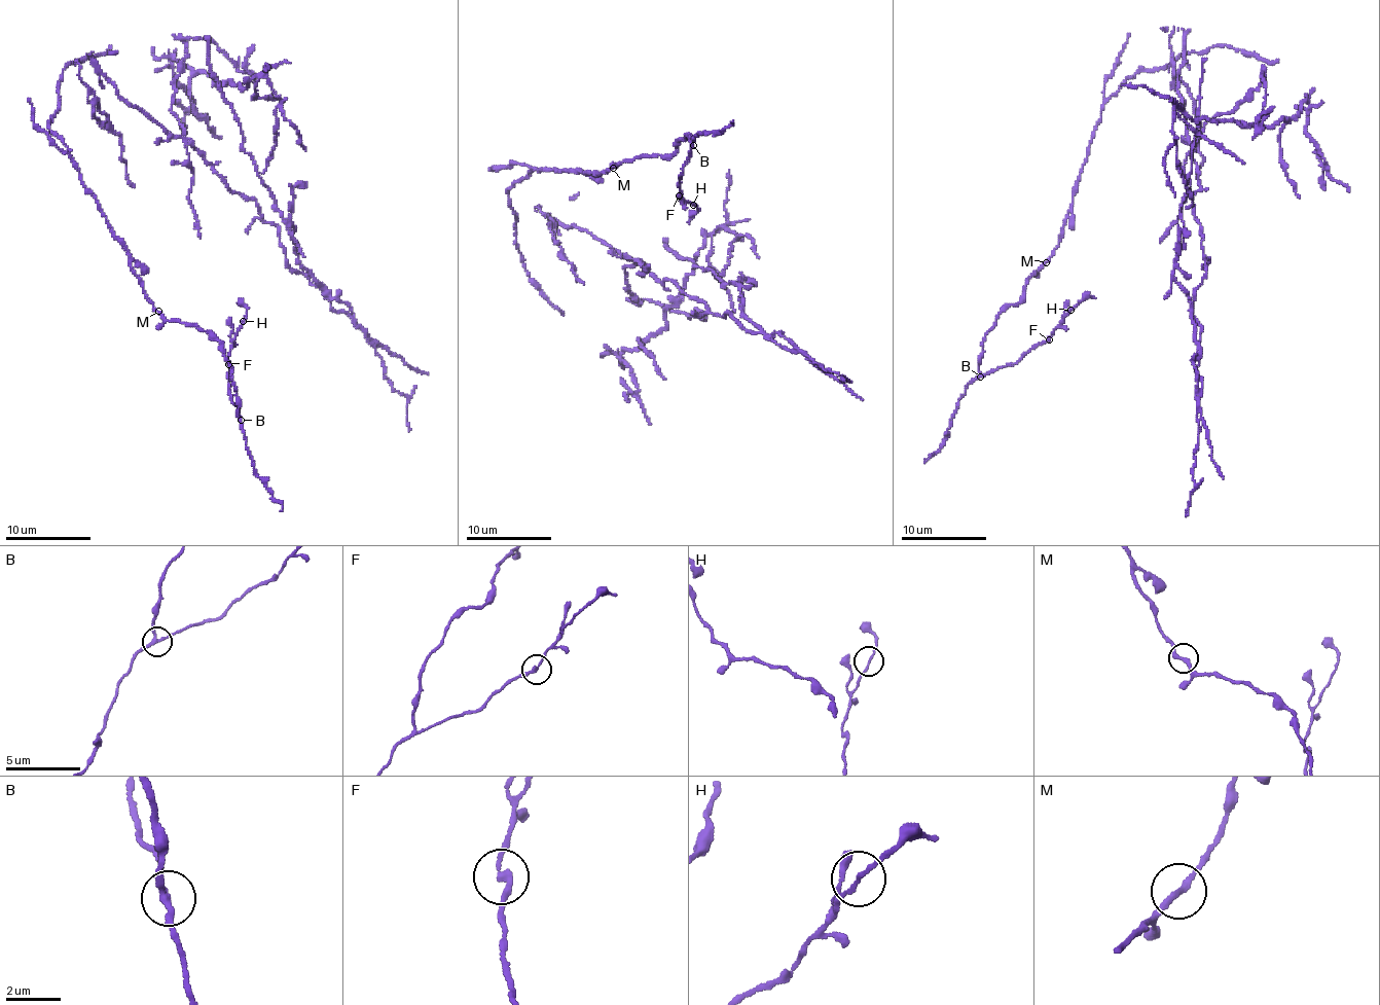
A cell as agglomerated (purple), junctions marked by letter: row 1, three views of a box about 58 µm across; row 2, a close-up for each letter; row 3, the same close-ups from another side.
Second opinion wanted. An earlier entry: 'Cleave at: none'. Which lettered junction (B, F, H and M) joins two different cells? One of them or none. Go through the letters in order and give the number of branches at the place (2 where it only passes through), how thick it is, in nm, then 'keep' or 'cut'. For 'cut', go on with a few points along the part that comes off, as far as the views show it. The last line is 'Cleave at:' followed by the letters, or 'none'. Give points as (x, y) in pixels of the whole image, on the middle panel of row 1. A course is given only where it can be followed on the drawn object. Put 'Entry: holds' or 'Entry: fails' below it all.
B: 3 branches meet; 200 nm thick; keep
F: 2 branches meet; 220 nm thick; keep
H: 2 branches meet; 130 nm thick; keep
M: 2 branches meet; 240 nm thick; cut
Cleave at: M
Entry: fails

